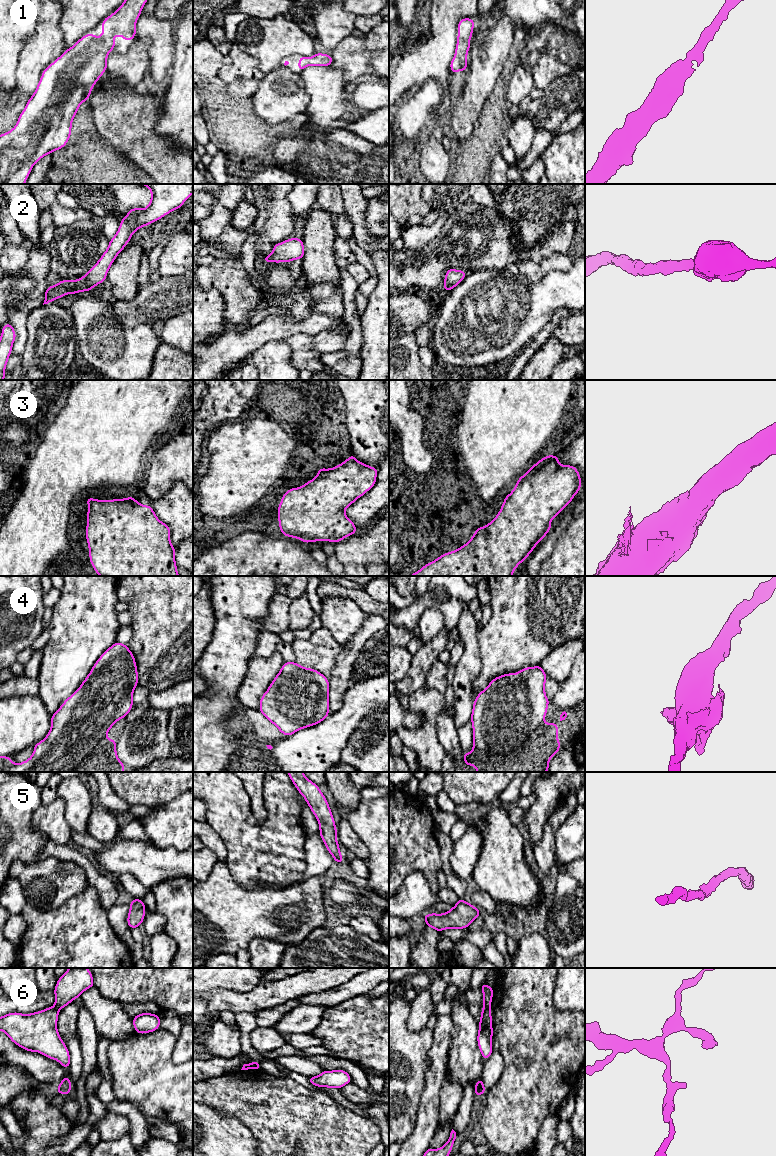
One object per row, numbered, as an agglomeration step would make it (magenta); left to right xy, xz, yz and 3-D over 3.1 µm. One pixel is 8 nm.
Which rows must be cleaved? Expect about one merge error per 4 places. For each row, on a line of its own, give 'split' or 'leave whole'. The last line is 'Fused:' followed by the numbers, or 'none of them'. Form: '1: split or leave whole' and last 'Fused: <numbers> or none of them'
1: leave whole
2: leave whole
3: leave whole
4: leave whole
5: leave whole
6: split
Fused: 6

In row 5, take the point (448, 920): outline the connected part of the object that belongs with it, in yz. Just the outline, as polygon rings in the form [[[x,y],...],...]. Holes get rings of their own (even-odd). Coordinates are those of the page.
[[[459,898],[456,905],[448,912],[442,914],[431,913],[423,917],[427,927],[440,932],[445,929],[466,929],[479,916],[481,915],[478,908]]]

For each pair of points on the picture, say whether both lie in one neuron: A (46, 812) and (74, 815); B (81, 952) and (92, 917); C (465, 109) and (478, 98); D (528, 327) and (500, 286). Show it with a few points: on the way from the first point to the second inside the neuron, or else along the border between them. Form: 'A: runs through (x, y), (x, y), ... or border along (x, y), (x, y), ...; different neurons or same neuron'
A: border along (58, 796), (65, 804), (65, 820), (72, 829); different neurons
B: runs through (81, 943), (90, 934), (90, 926); same neuron
C: runs through (468, 106), (475, 99); same neuron
D: runs through (520, 317), (500, 296); same neuron

